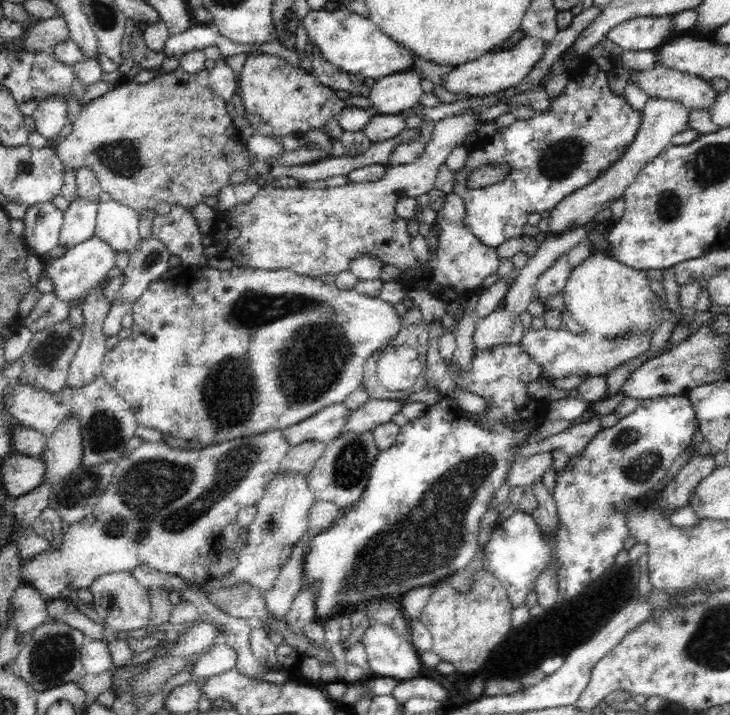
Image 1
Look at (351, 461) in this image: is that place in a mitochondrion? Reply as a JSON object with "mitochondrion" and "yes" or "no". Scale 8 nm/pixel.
{"mitochondrion":"yes"}

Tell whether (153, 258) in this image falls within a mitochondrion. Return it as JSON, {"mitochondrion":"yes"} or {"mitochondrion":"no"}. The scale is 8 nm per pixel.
{"mitochondrion":"yes"}

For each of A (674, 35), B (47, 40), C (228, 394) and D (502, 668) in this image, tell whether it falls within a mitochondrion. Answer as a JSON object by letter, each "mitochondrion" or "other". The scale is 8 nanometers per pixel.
{"A":"other","B":"other","C":"mitochondrion","D":"other"}

